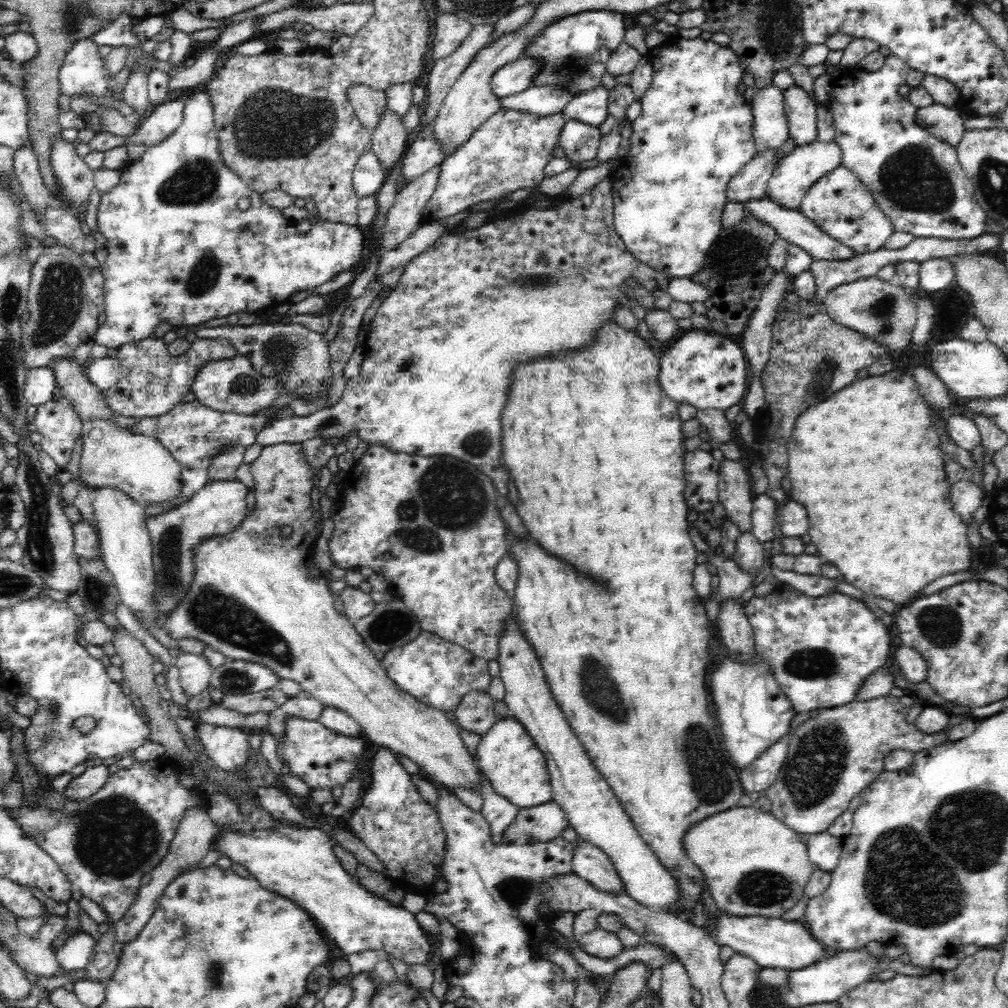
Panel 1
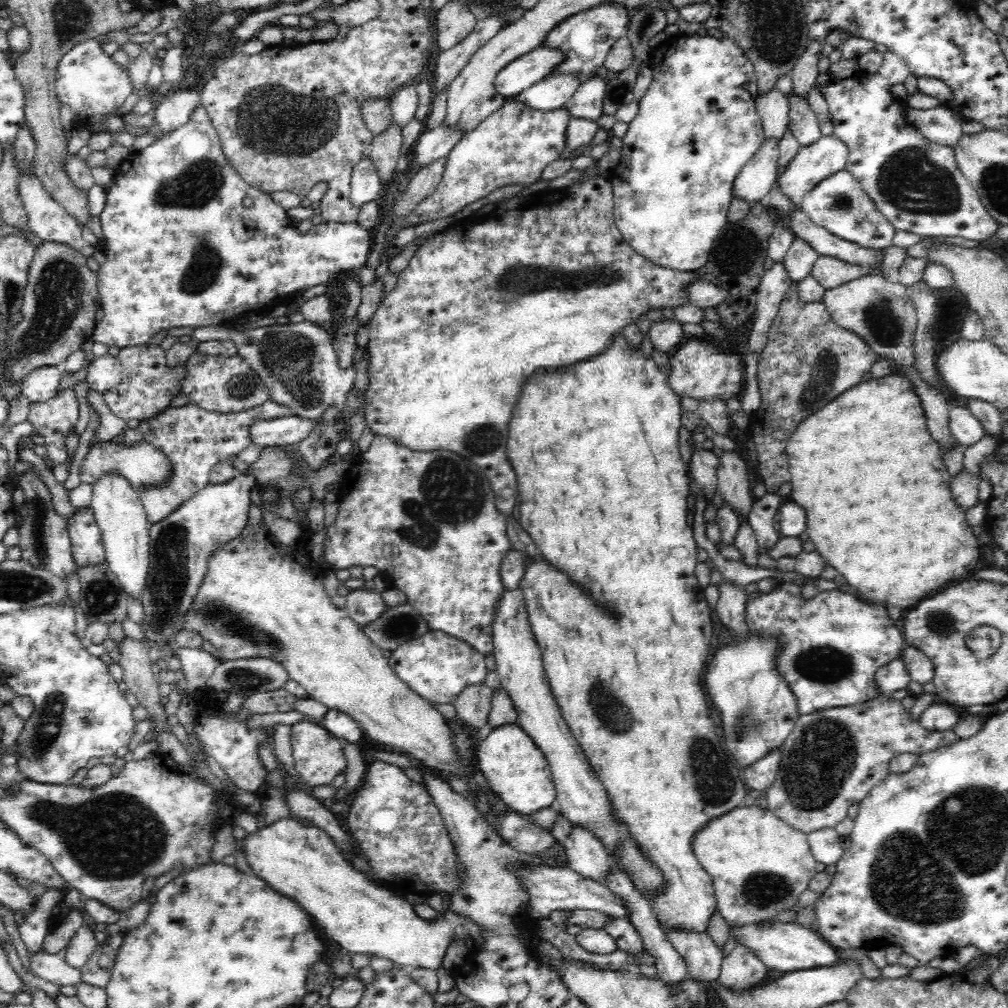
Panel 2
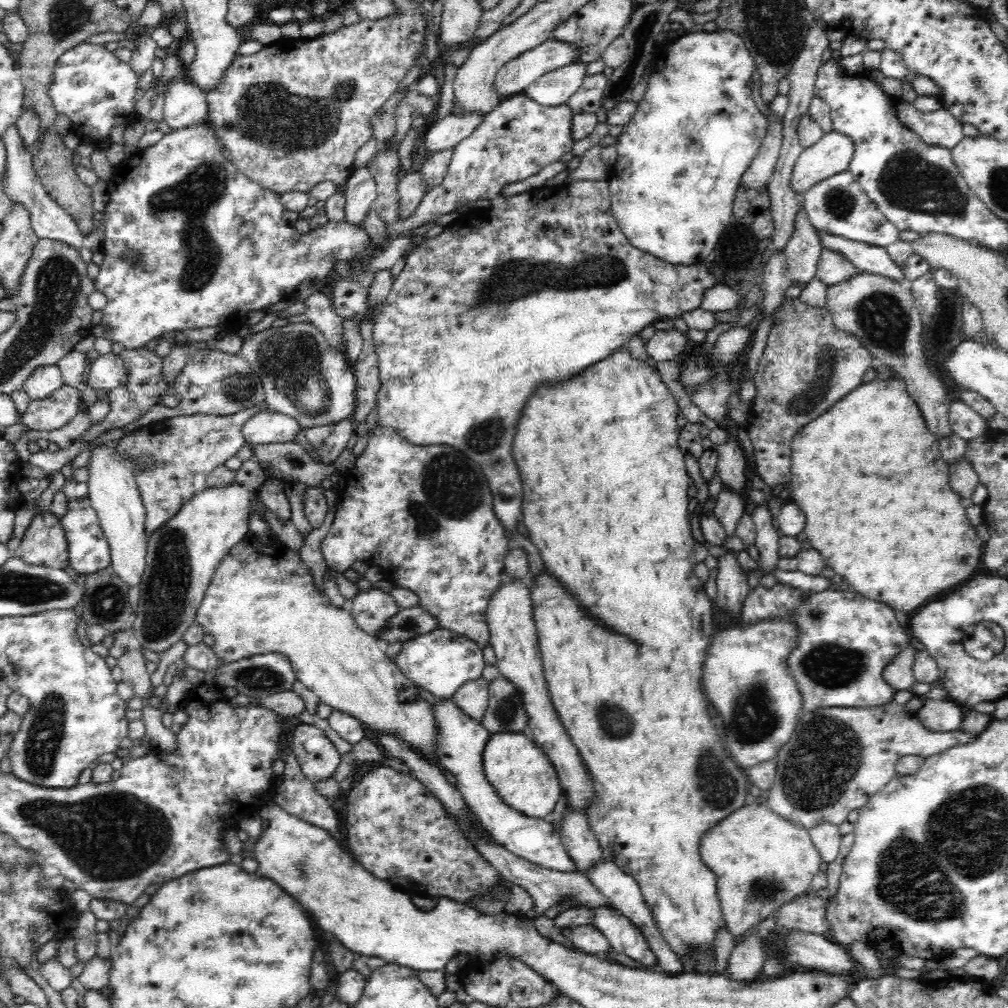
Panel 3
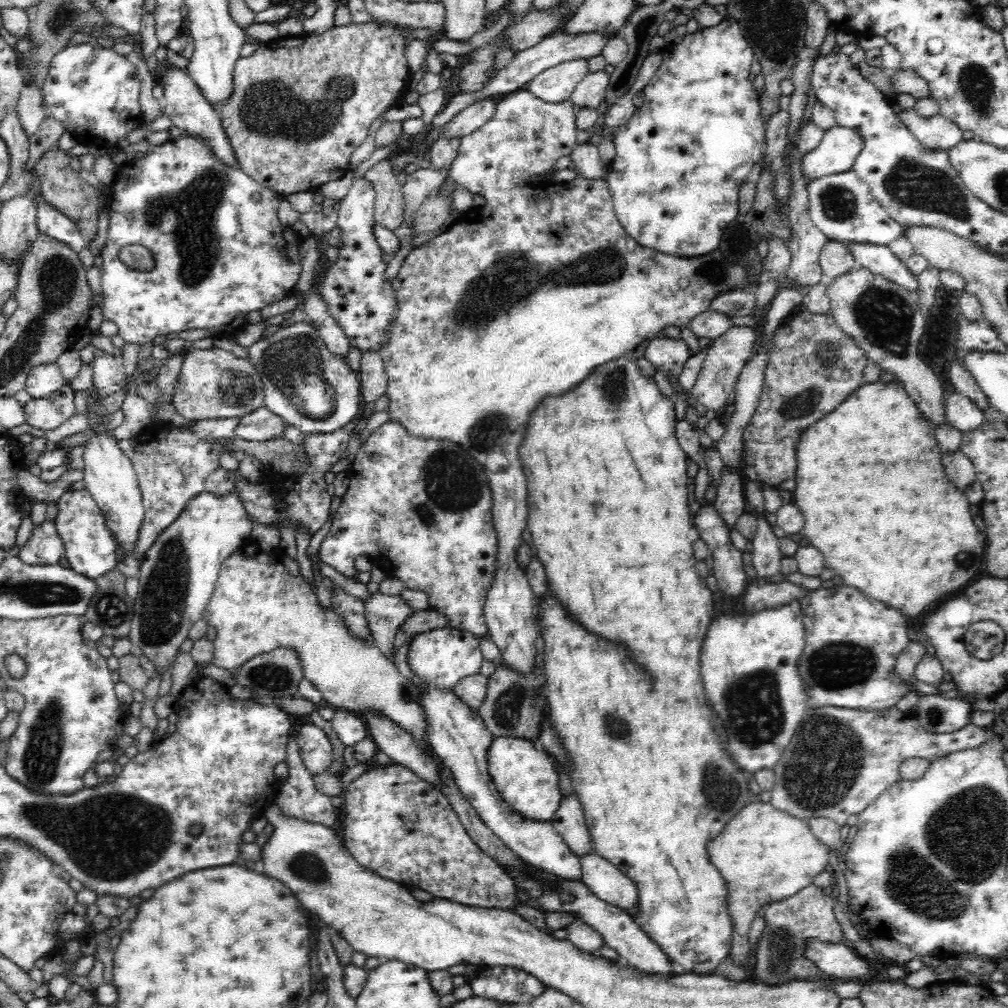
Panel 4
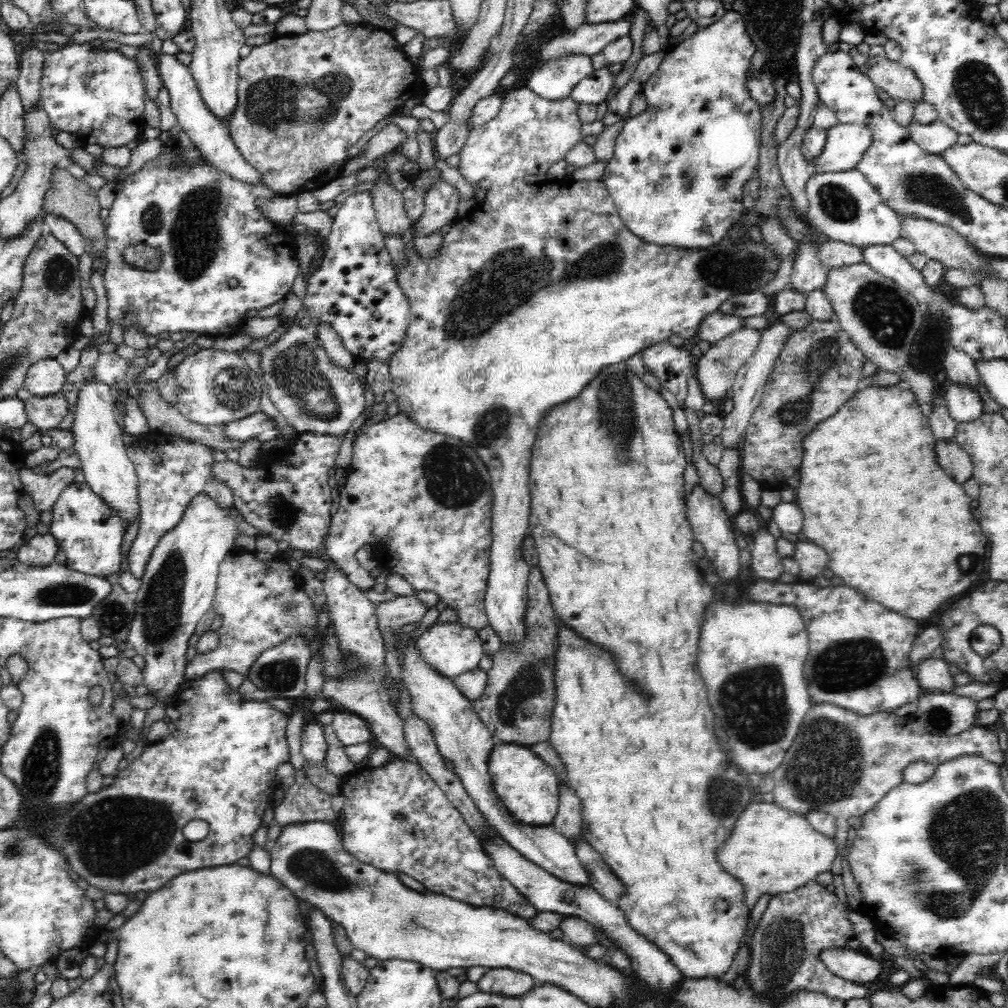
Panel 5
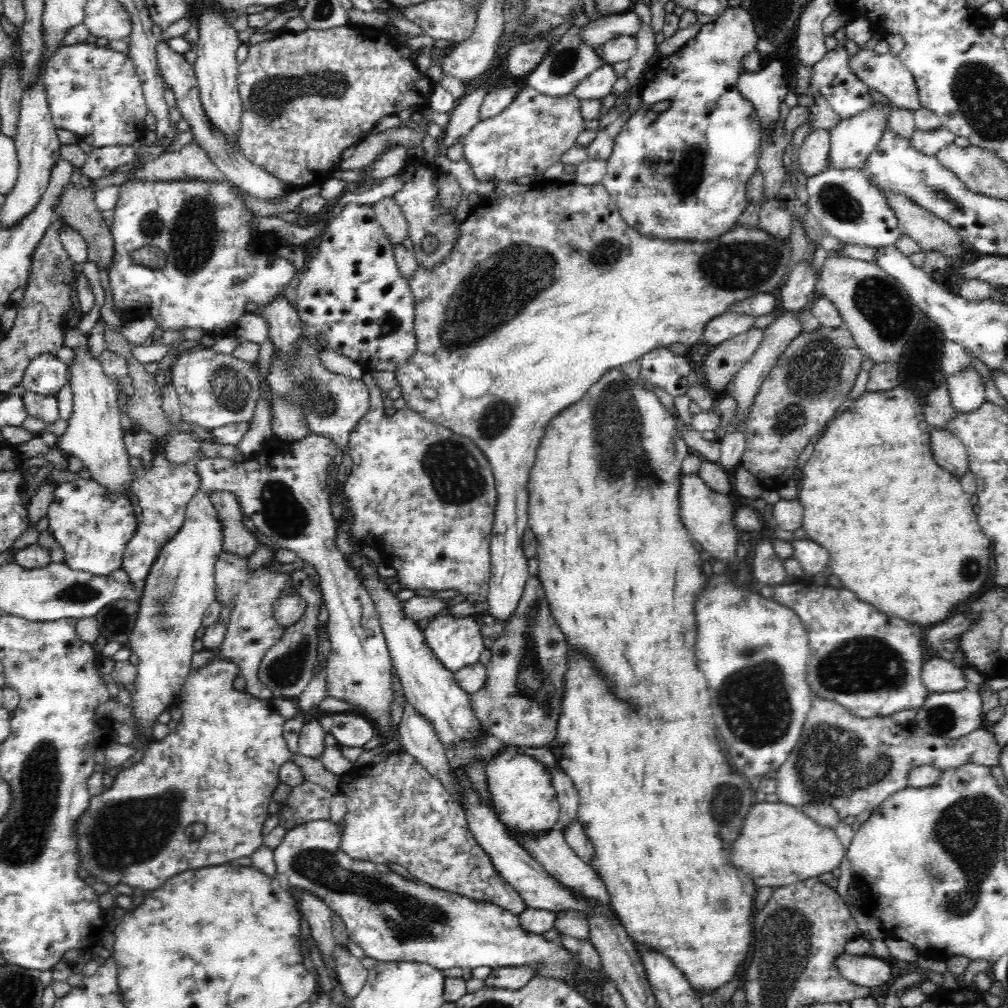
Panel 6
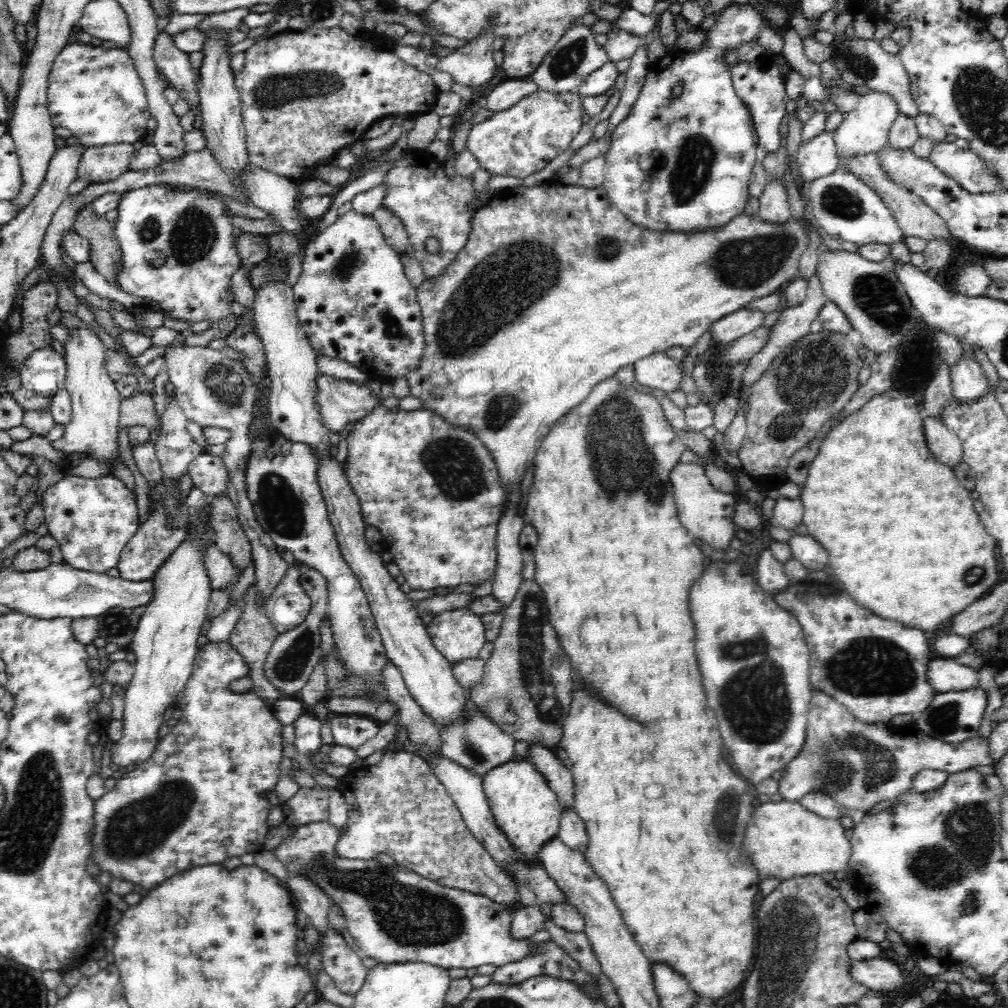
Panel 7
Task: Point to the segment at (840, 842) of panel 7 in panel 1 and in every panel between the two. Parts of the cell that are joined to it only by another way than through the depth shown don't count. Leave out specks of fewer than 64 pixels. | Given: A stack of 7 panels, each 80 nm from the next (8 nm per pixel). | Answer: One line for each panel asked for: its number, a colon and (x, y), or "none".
1: (753, 864)
2: (760, 865)
3: (762, 861)
4: (764, 855)
5: (772, 851)
6: (779, 845)

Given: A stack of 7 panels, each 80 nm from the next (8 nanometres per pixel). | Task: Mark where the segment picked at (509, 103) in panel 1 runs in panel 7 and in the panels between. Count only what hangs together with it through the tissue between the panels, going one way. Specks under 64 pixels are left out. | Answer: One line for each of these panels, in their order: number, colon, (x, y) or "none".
2: (551, 93)
3: (554, 89)
4: (556, 84)
5: (555, 81)
6: (568, 62)
7: (576, 55)

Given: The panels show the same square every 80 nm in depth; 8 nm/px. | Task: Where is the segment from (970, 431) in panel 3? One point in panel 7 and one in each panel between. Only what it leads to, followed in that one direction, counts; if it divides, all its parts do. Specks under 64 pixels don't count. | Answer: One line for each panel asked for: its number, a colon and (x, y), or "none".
4: (961, 413)
5: (964, 405)
6: (966, 392)
7: (968, 383)

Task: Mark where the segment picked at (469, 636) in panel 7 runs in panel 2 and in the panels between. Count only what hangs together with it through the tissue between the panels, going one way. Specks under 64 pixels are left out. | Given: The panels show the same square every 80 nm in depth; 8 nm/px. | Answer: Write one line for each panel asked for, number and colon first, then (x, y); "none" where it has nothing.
2: (437, 666)
3: (441, 661)
4: (442, 657)
5: (450, 649)
6: (456, 642)

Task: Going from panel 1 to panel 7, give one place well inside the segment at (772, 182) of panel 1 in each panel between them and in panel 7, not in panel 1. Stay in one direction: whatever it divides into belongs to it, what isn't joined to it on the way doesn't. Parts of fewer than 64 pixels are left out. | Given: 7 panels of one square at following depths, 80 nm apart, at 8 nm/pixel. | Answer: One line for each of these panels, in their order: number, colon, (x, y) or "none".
2: (817, 162)
3: (832, 153)
4: (835, 154)
5: (845, 143)
6: (851, 140)
7: (865, 130)

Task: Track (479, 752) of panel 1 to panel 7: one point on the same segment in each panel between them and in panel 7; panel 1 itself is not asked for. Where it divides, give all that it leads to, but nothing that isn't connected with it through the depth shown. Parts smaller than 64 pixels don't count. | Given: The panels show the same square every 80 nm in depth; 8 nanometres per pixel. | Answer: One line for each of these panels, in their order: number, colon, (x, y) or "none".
2: (517, 771)
3: (524, 779)
4: (527, 779)
5: (529, 788)
6: (525, 800)
7: (526, 809)

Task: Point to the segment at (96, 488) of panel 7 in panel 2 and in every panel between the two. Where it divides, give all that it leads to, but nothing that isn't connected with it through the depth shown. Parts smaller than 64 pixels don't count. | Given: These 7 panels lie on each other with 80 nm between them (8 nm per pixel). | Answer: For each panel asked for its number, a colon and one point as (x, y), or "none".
2: (87, 547)
3: (87, 546)
4: (90, 548)
5: (89, 533)
6: (93, 526)

